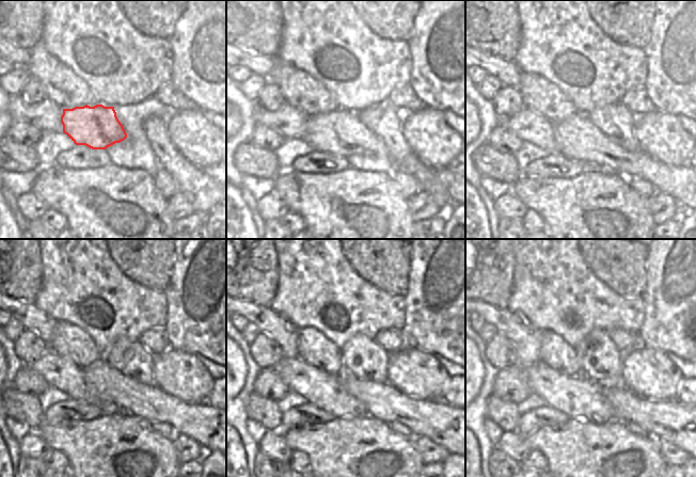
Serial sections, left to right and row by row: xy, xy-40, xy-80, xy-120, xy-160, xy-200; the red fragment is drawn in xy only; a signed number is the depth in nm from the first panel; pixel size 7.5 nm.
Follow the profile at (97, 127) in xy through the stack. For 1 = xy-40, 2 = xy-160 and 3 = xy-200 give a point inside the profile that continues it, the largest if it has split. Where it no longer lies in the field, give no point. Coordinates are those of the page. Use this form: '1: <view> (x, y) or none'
1: xy-40 (341, 131)
2: xy-160 (443, 424)
3: xy-200 (682, 425)

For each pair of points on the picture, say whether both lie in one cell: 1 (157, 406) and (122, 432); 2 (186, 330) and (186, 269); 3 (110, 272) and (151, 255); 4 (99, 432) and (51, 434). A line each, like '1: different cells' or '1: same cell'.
1: different cells
2: same cell
3: different cells
4: same cell

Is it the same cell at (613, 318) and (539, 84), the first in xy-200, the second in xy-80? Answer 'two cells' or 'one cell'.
two cells

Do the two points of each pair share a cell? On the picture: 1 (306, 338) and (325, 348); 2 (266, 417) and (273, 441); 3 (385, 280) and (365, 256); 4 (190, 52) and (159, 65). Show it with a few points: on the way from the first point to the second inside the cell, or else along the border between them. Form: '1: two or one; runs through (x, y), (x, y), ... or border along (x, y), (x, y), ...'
1: one; runs through (311, 343), (316, 348), (320, 348)
2: two; border along (268, 430), (280, 431)
3: one; runs through (383, 274), (370, 261)
4: two; border along (168, 40), (171, 46), (172, 80)

